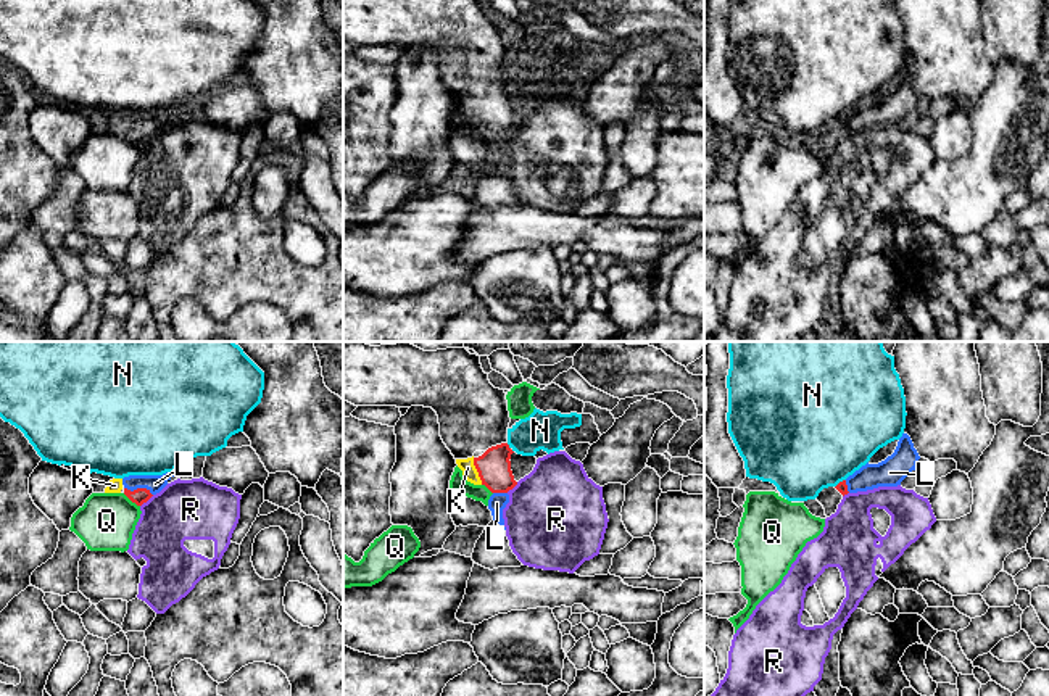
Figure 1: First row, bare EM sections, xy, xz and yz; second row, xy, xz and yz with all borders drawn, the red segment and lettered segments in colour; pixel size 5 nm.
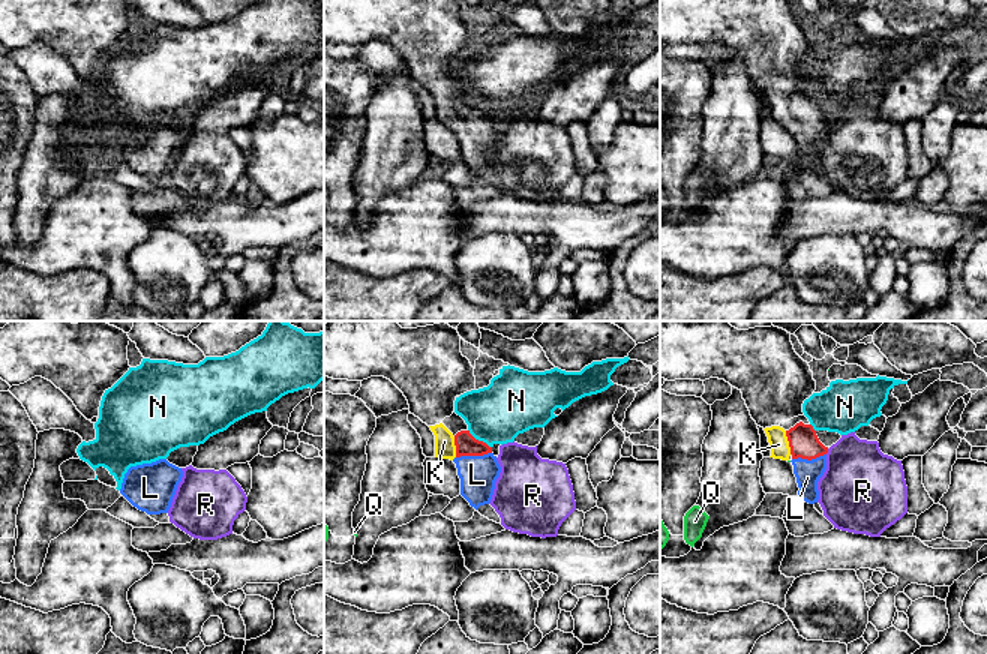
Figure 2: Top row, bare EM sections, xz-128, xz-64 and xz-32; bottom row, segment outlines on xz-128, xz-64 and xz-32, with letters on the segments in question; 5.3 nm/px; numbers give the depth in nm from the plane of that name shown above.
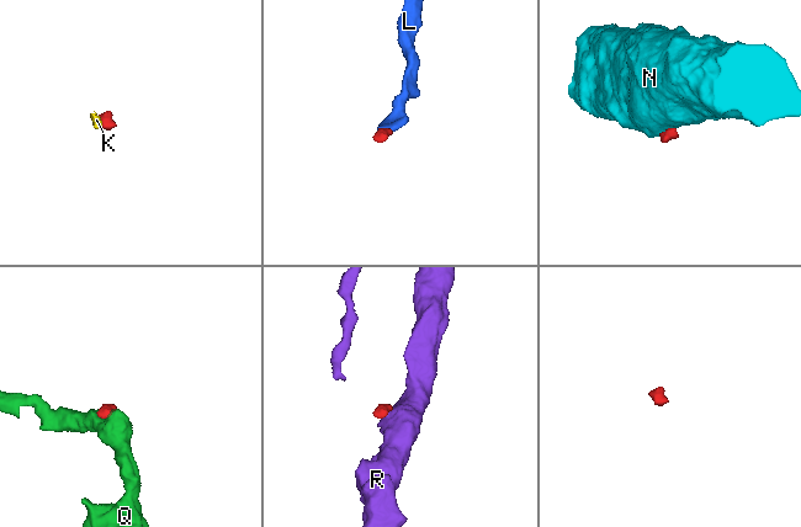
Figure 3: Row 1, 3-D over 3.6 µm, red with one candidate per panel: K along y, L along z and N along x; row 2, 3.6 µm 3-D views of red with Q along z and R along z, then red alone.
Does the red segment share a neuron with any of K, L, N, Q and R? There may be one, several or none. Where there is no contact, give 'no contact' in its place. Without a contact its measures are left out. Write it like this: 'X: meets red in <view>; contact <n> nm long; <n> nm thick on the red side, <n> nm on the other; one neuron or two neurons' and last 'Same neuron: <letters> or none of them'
K: meets red in xz; contact 140 nm long; 170 nm thick on the red side, 70 nm on the other; one neuron
L: meets red in xy; contact 150 nm long; 80 nm thick on the red side, 90 nm on the other; one neuron
N: meets red in xz; contact 60 nm long; 170 nm thick on the red side, 190 nm on the other; two neurons
Q: meets red in xy; contact 110 nm long; 80 nm thick on the red side, 280 nm on the other; two neurons
R: meets red in xy; contact 90 nm long; 80 nm thick on the red side, 300 nm on the other; two neurons
Same neuron: K, L

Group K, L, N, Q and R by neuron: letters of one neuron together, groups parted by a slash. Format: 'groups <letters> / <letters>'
groups K L / N / Q / R

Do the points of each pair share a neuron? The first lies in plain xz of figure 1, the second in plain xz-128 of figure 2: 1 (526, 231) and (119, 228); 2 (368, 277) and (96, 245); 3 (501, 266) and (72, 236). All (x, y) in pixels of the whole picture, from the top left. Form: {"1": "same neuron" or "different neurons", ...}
{"1": "different neurons", "2": "same neuron", "3": "different neurons"}

